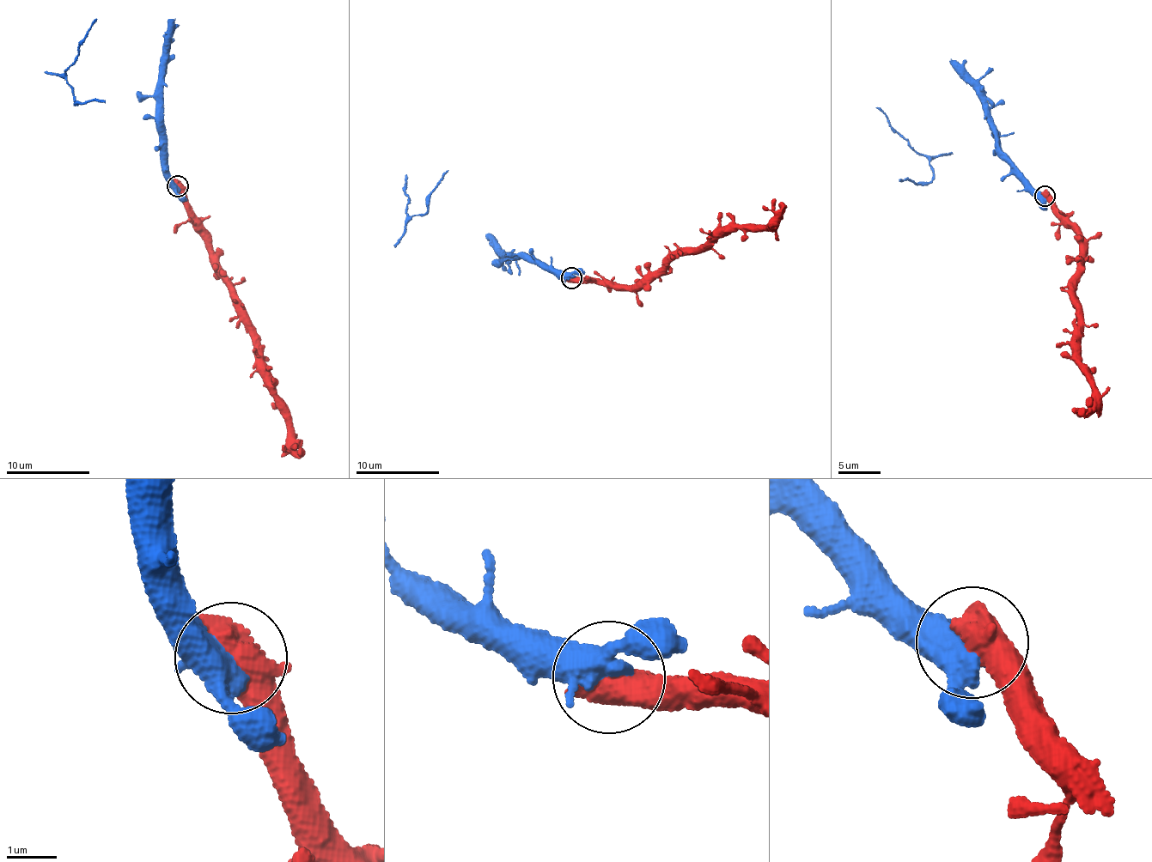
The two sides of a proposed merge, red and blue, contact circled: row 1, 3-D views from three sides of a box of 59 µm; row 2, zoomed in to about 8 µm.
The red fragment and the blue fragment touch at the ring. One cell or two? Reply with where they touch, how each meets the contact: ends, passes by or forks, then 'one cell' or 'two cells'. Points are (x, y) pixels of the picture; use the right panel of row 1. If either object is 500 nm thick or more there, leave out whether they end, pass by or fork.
(1045, 196) | one cell

